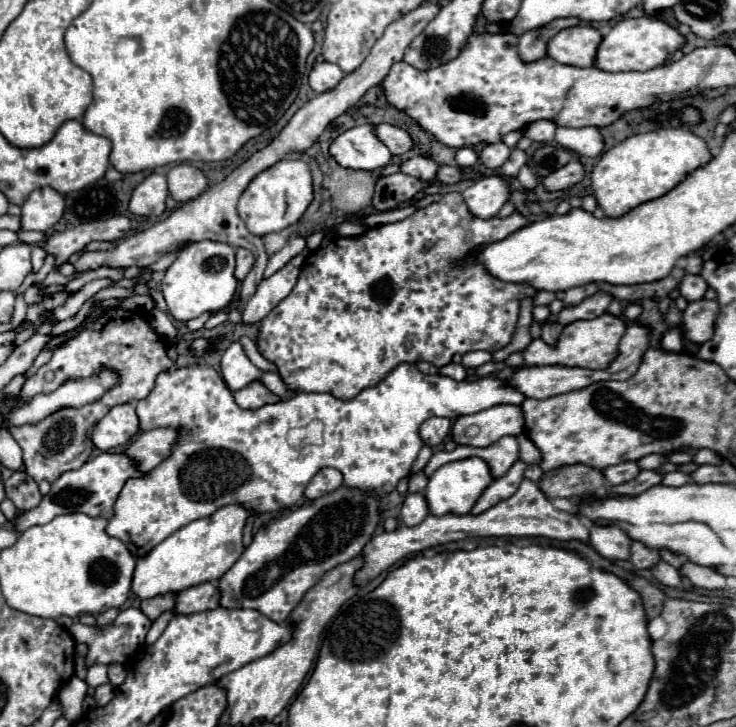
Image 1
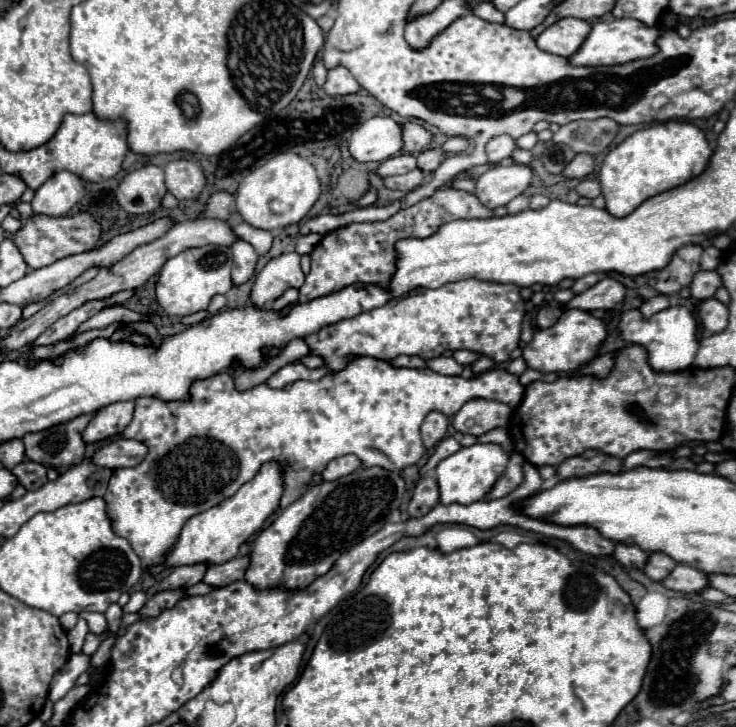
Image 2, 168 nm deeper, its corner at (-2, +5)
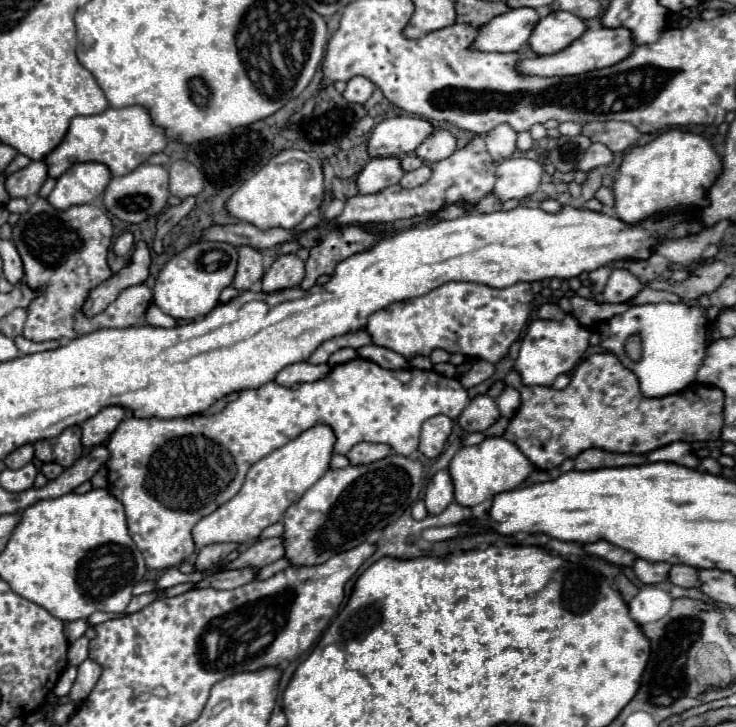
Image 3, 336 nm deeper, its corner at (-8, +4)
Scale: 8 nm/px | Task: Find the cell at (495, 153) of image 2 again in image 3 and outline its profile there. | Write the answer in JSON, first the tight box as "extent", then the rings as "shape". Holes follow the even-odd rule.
{"extent":[486,123,516,163],"shape":[[[506,123],[494,127],[486,135],[486,149],[496,163],[512,157],[512,153],[516,151],[516,131]]]}

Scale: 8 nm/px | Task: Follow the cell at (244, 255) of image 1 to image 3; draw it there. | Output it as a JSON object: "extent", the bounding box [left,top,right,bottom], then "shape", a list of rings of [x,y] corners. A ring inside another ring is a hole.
{"extent":[234,247,264,291],"shape":[[[240,247],[238,249],[240,259],[238,259],[238,271],[234,277],[234,287],[238,291],[250,289],[254,281],[260,281],[264,275],[264,265],[262,265],[262,253],[254,247]]]}

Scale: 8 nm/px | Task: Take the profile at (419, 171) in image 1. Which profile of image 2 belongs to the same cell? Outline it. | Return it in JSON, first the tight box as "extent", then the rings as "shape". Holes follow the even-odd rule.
{"extent":[376,154,416,178],"shape":[[[398,154],[398,156],[388,158],[386,162],[382,162],[380,168],[376,170],[376,174],[380,178],[386,178],[386,176],[396,176],[396,174],[406,174],[406,172],[410,172],[414,168],[416,168],[416,156]]]}

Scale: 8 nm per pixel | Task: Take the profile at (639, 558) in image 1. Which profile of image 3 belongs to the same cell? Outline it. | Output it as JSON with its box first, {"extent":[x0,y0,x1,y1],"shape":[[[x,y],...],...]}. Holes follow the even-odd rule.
{"extent":[670,565,700,587],"shape":[[[674,565],[670,571],[670,581],[678,587],[700,587],[700,579],[698,579],[698,569],[690,567],[690,565]]]}

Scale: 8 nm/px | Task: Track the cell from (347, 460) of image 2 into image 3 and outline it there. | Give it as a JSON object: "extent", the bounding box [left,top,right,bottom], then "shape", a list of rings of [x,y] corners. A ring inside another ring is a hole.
{"extent":[348,443,392,463],"shape":[[[358,443],[348,451],[350,463],[372,463],[392,453],[392,447],[386,443]]]}

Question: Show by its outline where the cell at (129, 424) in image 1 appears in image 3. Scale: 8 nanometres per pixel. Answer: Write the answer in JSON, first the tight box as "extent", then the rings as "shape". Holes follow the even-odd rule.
{"extent":[82,407,126,447],"shape":[[[104,407],[94,417],[84,421],[82,427],[82,445],[94,447],[108,441],[112,431],[118,427],[118,423],[124,419],[126,411],[122,407]]]}

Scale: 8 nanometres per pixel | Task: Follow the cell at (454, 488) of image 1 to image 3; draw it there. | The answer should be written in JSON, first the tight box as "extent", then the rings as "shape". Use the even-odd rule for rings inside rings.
{"extent":[448,437,536,507],"shape":[[[488,437],[480,445],[458,449],[448,471],[454,481],[456,501],[464,507],[474,507],[496,495],[496,491],[508,491],[508,487],[520,487],[536,471],[536,467],[524,457],[524,453],[514,443],[508,443],[508,439]]]}

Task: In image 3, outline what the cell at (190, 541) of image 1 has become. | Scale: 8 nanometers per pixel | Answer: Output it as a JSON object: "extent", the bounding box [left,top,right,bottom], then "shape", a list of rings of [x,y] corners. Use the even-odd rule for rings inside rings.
{"extent":[192,423,336,547],"shape":[[[316,423],[314,427],[300,433],[296,439],[288,441],[284,447],[272,451],[258,463],[254,463],[246,475],[242,489],[222,507],[218,507],[208,517],[200,519],[192,531],[196,547],[208,543],[248,543],[258,539],[260,531],[278,523],[284,511],[296,503],[328,469],[334,453],[336,435],[330,425]]]}

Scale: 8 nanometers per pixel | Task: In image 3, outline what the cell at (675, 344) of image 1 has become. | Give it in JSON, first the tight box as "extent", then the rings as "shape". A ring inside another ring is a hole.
{"extent":[600,303,706,397],"shape":[[[648,303],[634,305],[622,315],[614,315],[600,323],[600,347],[616,355],[624,367],[636,373],[644,397],[666,397],[684,391],[696,381],[696,373],[706,353],[706,317],[696,305],[686,303]],[[630,335],[640,335],[642,359],[634,363],[624,353],[624,341]]]}

